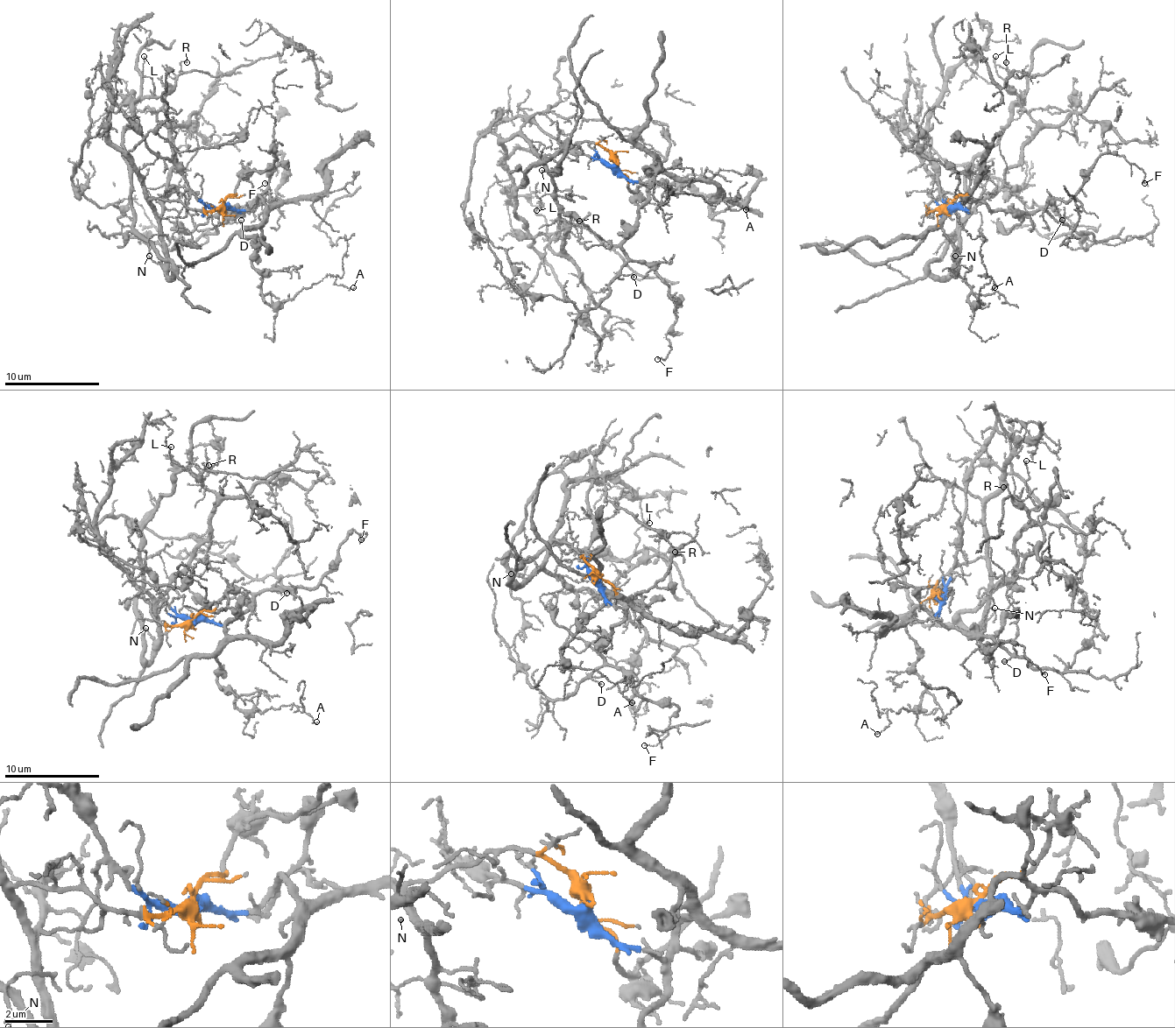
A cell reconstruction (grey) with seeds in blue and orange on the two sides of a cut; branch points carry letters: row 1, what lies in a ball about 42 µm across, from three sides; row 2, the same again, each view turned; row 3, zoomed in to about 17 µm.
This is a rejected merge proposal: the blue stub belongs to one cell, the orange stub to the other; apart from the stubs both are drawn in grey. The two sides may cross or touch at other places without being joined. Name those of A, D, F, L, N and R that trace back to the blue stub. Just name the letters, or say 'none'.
A, D, F

